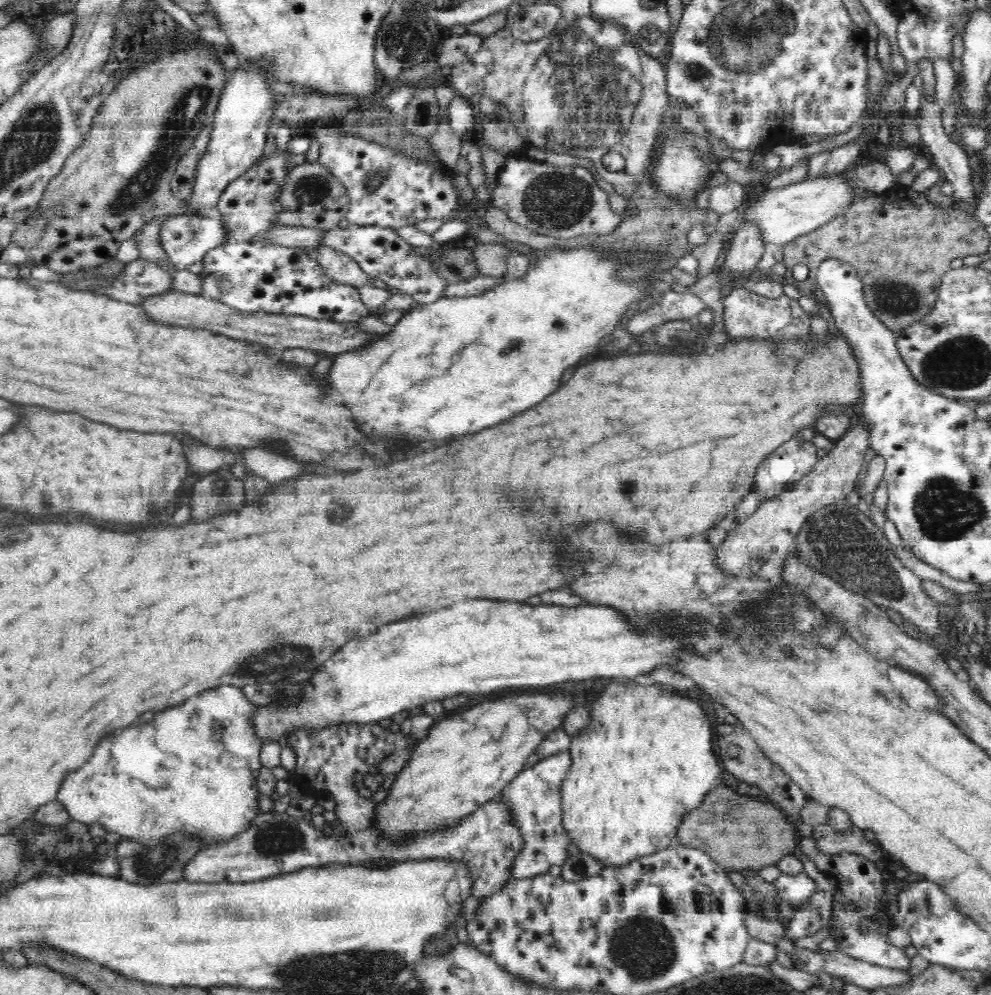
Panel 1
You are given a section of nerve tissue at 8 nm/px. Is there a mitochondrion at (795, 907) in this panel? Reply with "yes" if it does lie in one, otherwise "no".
no

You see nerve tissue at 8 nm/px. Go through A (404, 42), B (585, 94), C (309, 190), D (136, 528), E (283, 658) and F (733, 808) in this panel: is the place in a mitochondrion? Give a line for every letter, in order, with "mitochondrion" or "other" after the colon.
A: mitochondrion
B: mitochondrion
C: mitochondrion
D: other
E: mitochondrion
F: mitochondrion

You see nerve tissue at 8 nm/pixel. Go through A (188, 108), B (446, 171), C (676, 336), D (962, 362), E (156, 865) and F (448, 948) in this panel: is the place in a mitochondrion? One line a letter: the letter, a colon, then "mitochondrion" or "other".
A: mitochondrion
B: other
C: mitochondrion
D: mitochondrion
E: mitochondrion
F: other

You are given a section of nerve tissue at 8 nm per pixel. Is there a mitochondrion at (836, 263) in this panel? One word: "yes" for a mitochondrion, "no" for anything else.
no

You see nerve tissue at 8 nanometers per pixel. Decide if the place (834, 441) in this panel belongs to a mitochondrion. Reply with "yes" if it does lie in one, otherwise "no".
no

